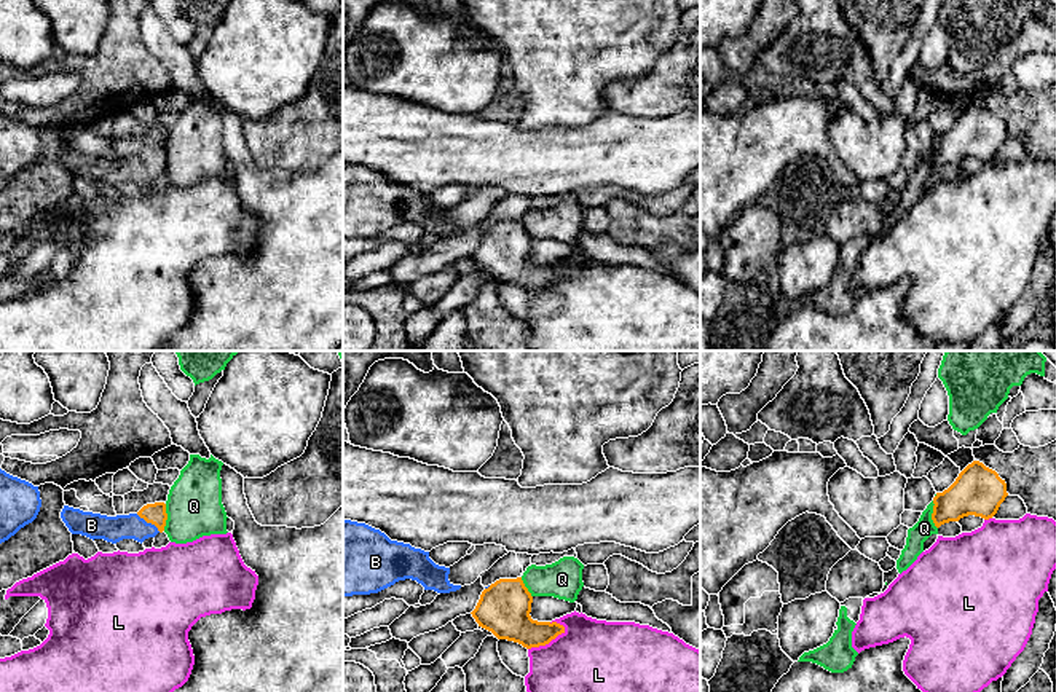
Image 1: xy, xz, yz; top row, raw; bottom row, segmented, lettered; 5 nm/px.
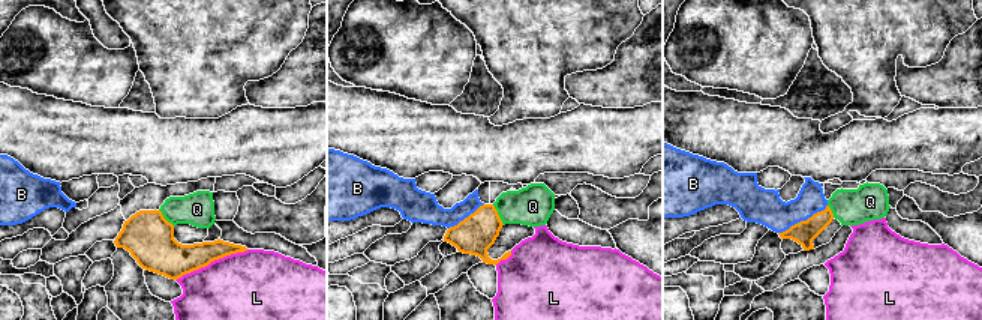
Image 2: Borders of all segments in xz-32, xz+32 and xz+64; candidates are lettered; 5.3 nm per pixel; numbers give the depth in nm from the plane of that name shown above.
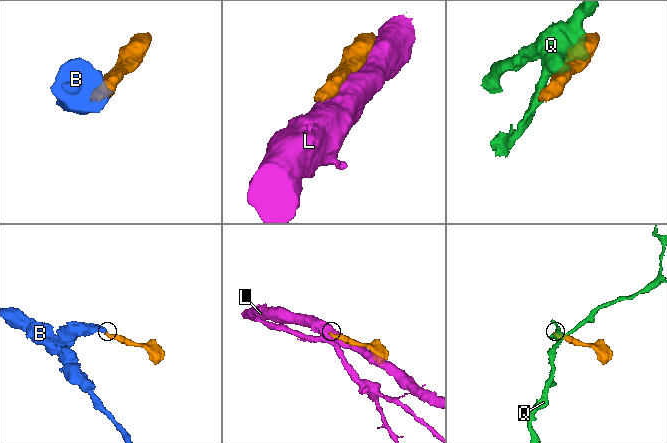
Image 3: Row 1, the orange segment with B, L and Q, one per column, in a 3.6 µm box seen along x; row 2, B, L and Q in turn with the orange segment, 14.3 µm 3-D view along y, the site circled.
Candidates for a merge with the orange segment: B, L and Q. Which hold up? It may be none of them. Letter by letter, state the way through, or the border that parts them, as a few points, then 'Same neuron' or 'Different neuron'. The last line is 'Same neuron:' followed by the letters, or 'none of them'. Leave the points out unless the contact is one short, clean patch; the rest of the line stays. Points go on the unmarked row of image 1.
B: Path across: xy (155, 157), (149, 165), (139, 169), (117, 171). Same neuron
L: Different neuron
Q: Boundary: yz (932, 144), (932, 165), (937, 171). Different neuron
Same neuron: B

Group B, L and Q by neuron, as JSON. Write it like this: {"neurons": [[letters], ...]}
{"neurons": [["B"], ["L"], ["Q"]]}

